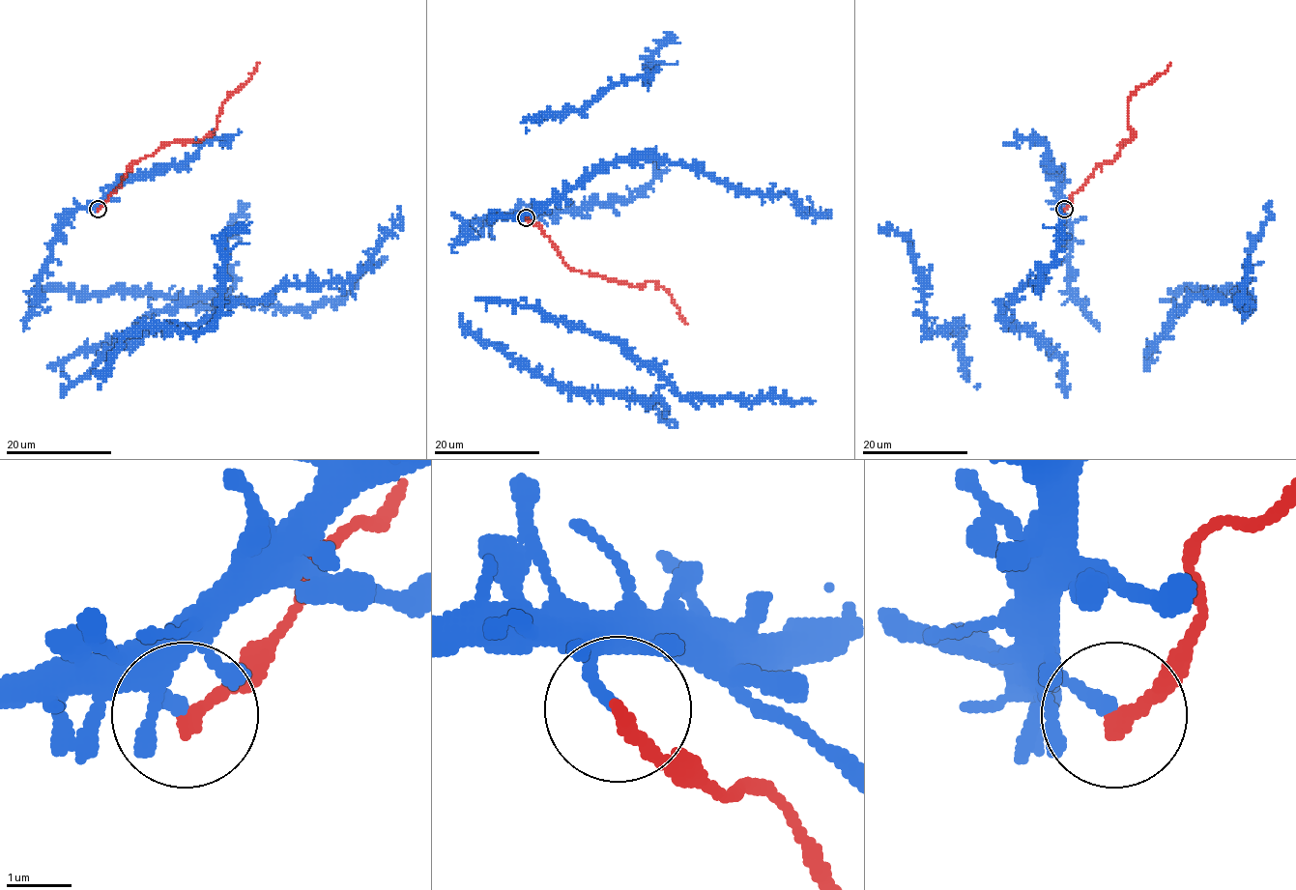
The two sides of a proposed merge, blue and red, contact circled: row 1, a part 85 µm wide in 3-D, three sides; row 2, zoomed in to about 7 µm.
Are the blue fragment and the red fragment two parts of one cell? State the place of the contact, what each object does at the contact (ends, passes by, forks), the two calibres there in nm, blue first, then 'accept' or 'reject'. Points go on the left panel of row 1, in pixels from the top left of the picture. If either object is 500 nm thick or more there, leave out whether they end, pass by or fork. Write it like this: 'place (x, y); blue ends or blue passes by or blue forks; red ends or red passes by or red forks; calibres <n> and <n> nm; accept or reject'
place (98, 209); blue ends; red ends; calibres 200 and 240 nm; reject

